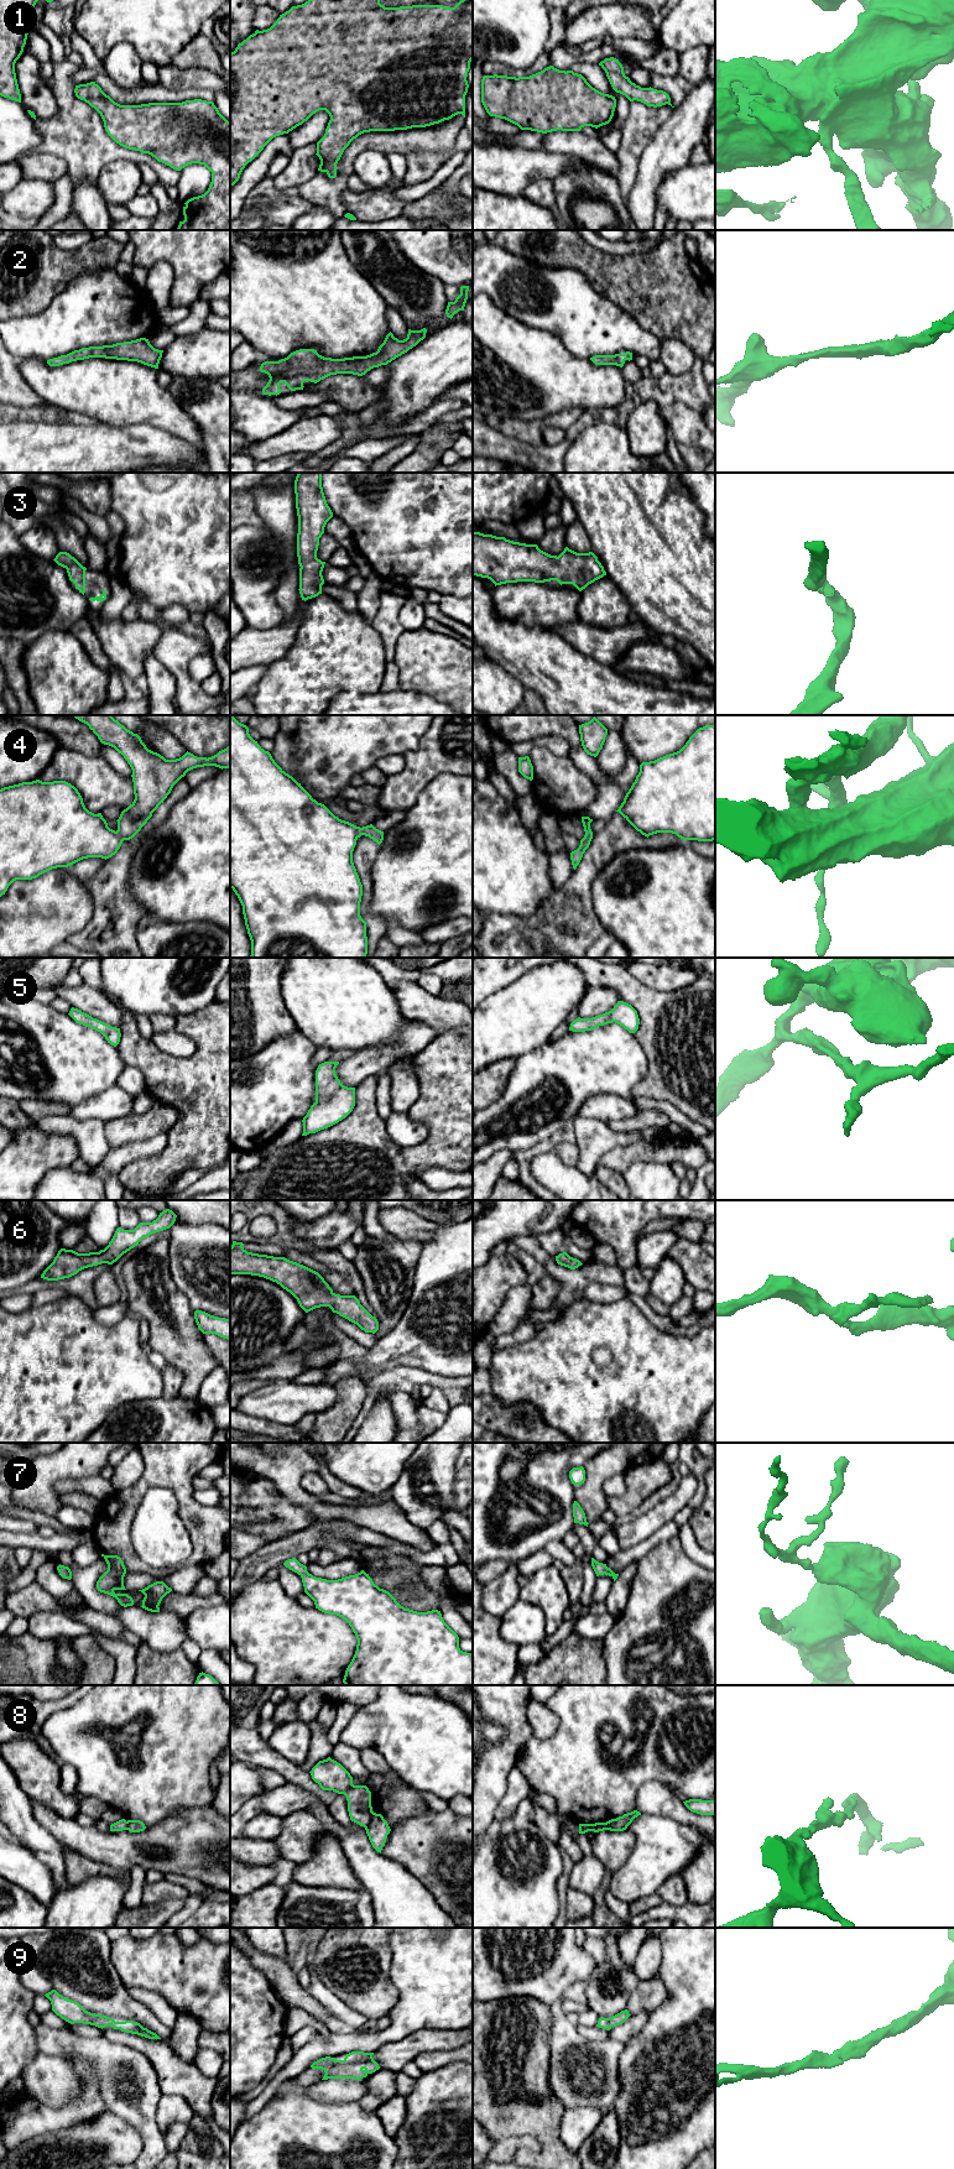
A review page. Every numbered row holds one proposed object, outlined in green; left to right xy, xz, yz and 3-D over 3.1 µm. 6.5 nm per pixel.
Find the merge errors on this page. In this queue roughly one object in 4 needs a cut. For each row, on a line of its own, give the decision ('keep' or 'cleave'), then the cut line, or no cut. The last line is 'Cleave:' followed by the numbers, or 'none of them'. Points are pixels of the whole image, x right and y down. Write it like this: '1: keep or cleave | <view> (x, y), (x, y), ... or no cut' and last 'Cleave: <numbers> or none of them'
1: keep | no cut
2: keep | no cut
3: keep | no cut
4: keep | no cut
5: keep | no cut
6: keep | no cut
7: keep | no cut
8: cleave | xz (374, 1813), (364, 1826)
9: keep | no cut
Cleave: 8

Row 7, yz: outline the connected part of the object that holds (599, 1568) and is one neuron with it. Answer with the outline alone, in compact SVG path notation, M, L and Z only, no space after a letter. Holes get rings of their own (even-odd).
M591 1558L591 1566L596 1574L599 1575L609 1575L614 1579L614 1581L617 1579L619 1574L615 1574L610 1568L606 1566L606 1564L596 1561L594 1558Z

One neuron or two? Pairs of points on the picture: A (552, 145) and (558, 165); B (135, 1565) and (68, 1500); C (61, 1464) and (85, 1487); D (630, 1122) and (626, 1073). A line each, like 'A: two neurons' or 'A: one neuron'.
A: two neurons
B: two neurons
C: two neurons
D: two neurons

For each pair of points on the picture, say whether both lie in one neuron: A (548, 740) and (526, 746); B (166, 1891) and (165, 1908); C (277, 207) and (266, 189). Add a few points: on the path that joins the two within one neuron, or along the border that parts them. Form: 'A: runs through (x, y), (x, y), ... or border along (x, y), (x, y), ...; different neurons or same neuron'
A: runs through (543, 740), (531, 744); same neuron
B: border along (184, 1898), (161, 1898), (155, 1902), (142, 1903); different neurons
C: border along (283, 193), (266, 202); different neurons

